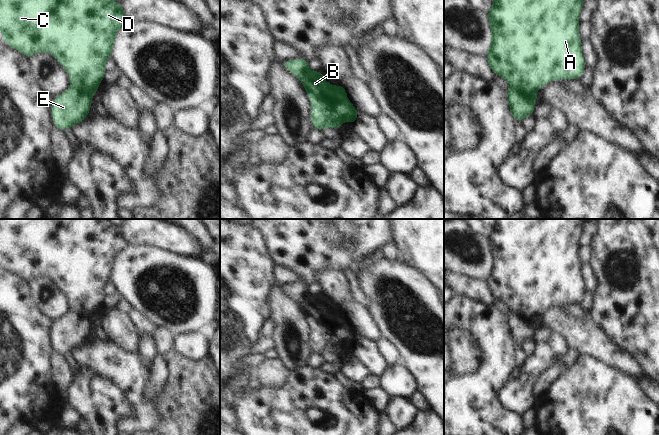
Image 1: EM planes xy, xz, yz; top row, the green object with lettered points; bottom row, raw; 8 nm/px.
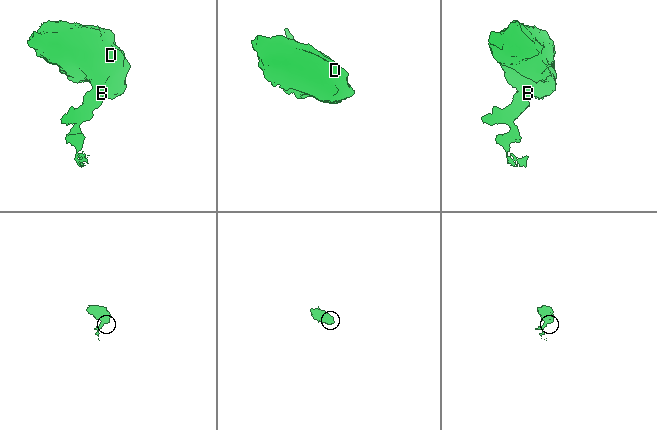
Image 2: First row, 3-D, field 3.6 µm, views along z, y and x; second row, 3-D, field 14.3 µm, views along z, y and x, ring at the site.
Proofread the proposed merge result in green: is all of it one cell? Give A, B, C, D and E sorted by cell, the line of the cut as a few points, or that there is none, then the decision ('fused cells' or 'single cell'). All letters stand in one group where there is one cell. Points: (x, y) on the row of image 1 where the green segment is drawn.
A B C D / E; cut in yz along (510, 86), (524, 91), (535, 101); fused cells

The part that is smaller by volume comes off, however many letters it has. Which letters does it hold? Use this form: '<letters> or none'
E

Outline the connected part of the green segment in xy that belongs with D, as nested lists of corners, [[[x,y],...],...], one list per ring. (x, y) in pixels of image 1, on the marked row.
[[[0,0],[0,29],[5,44],[18,50],[27,58],[39,52],[52,54],[68,72],[72,87],[78,88],[83,93],[90,94],[91,96],[98,93],[98,85],[104,80],[106,73],[105,64],[108,58],[112,56],[112,49],[116,41],[117,32],[124,27],[128,21],[129,19],[123,11],[122,3],[114,0]]]

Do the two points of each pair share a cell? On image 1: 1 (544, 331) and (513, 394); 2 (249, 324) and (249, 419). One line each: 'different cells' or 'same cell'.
1: different cells
2: different cells

